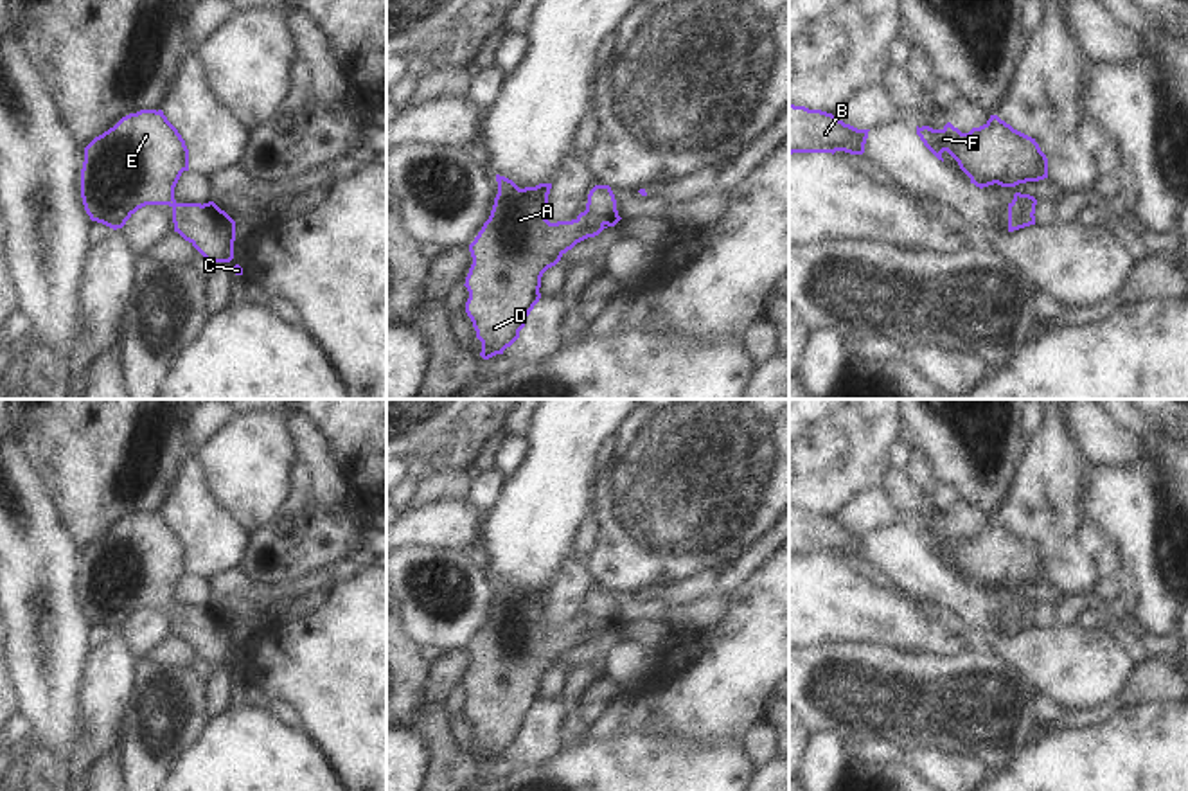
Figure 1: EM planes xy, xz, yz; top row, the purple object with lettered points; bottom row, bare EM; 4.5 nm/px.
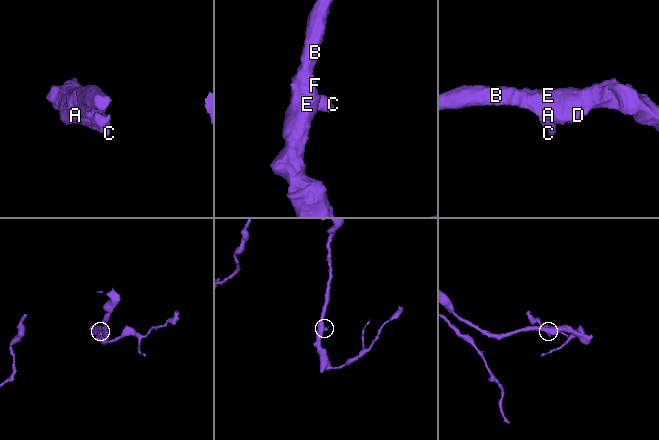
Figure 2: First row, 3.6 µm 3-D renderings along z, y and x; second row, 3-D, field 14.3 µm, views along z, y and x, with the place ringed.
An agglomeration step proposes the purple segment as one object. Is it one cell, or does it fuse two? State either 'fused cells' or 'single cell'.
single cell

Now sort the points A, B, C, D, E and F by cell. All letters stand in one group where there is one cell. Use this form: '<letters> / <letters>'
A B C D E F

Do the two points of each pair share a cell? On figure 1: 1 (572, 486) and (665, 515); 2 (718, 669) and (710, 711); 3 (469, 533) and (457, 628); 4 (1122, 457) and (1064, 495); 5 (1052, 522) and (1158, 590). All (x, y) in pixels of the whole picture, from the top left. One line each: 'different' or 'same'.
1: different
2: same
3: different
4: different
5: different

